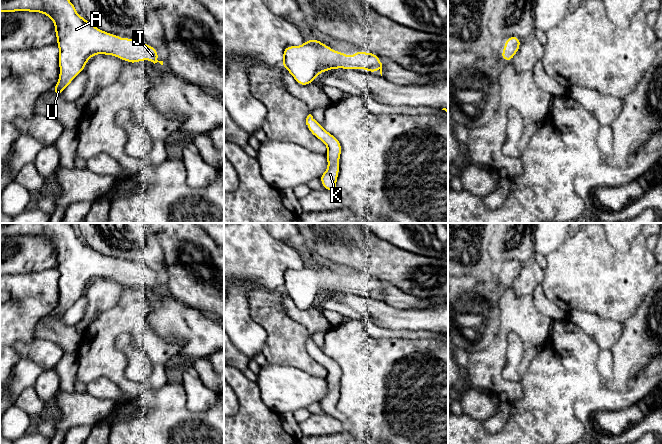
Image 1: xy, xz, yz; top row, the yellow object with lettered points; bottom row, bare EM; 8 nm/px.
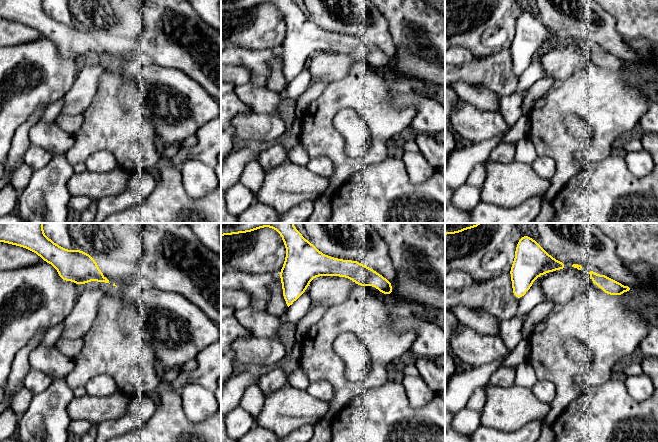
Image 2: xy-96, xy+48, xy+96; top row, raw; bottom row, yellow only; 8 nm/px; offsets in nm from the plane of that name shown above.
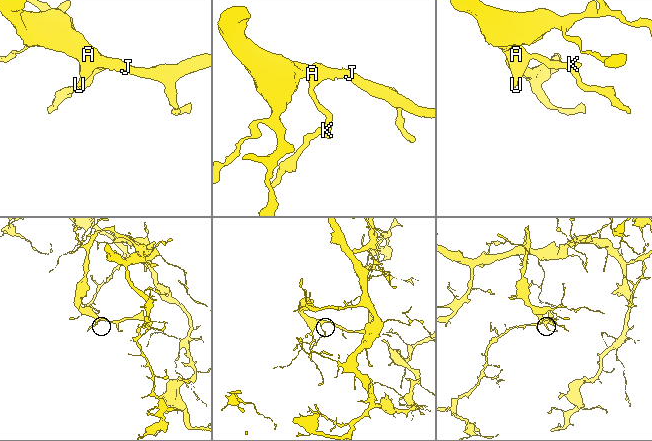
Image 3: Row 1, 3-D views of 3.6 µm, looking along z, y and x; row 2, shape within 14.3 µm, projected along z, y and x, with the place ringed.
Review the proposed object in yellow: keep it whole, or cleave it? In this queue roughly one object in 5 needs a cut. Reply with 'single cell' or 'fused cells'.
single cell

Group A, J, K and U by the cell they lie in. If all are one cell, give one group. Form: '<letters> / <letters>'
A J K U

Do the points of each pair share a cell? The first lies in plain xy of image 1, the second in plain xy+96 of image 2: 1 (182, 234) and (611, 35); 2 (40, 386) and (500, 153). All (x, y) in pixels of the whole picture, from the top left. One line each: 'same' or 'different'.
1: different
2: same

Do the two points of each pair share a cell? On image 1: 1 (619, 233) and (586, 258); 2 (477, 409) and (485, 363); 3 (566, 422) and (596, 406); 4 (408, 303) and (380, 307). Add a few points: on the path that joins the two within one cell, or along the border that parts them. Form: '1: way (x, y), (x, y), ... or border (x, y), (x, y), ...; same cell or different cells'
1: border (604, 233), (615, 249), (626, 252), (630, 248); different cells
2: border (468, 384), (499, 396); different cells
3: border (572, 405), (575, 417), (582, 424), (586, 433); different cells
4: border (383, 300), (391, 306), (413, 310); different cells

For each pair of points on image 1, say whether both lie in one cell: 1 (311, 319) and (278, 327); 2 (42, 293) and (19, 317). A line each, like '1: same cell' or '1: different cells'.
1: different cells
2: same cell

